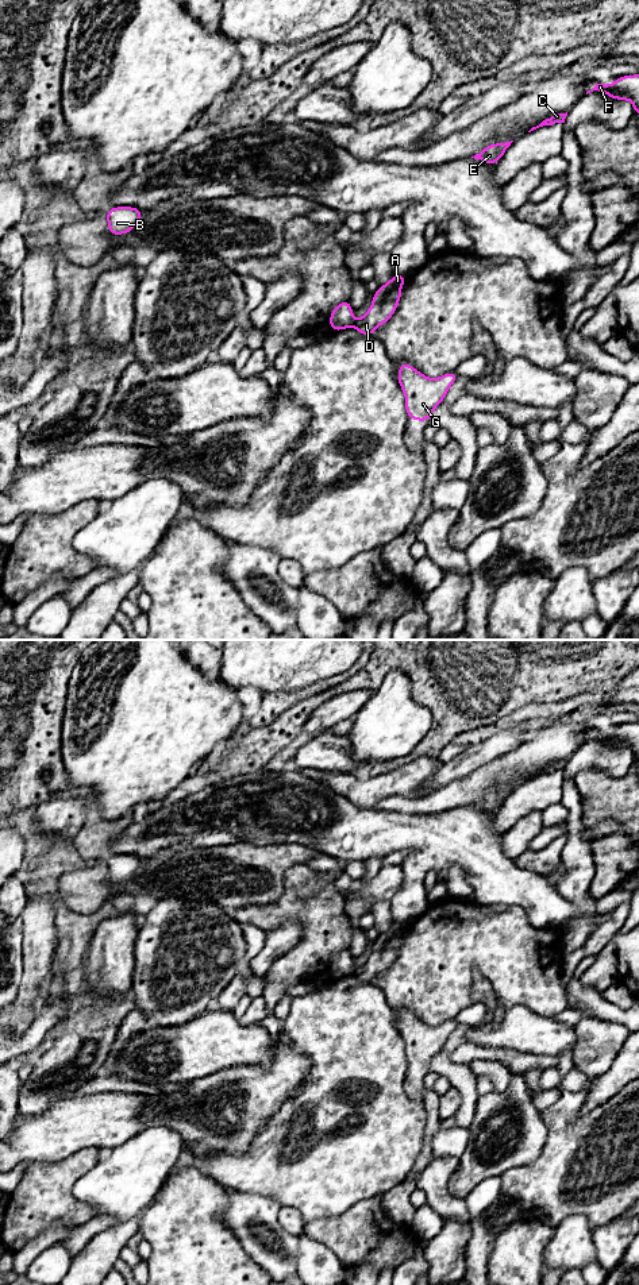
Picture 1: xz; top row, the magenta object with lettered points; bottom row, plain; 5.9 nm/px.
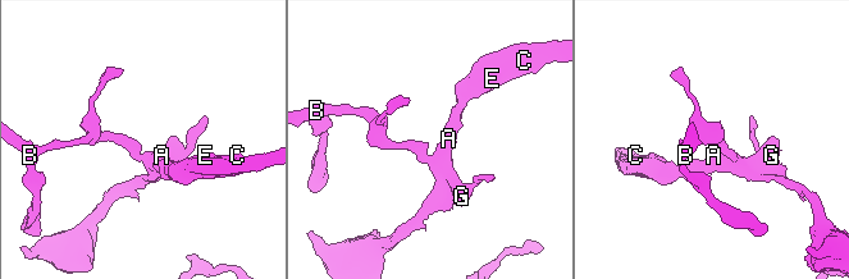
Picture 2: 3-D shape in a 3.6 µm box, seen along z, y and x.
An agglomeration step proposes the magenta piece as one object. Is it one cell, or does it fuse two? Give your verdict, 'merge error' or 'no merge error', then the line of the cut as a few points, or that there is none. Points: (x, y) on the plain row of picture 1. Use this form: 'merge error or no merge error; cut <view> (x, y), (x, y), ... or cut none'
merge error; cut xz (355, 969), (353, 973)

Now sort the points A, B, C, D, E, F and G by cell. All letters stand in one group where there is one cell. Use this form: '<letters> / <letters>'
A C D E F G / B

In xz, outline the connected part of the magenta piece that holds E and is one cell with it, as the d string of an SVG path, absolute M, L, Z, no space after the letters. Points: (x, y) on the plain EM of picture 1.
M513 788L511 790L505 790L505 791L494 791L494 792L489 792L486 794L481 800L476 802L474 807L480 807L481 810L485 811L497 811L501 804L504 803L505 798L511 794Z

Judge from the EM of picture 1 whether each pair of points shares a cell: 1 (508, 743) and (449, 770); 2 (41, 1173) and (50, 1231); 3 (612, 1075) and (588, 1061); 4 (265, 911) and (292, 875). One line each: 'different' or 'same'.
1: same
2: different
3: different
4: same

